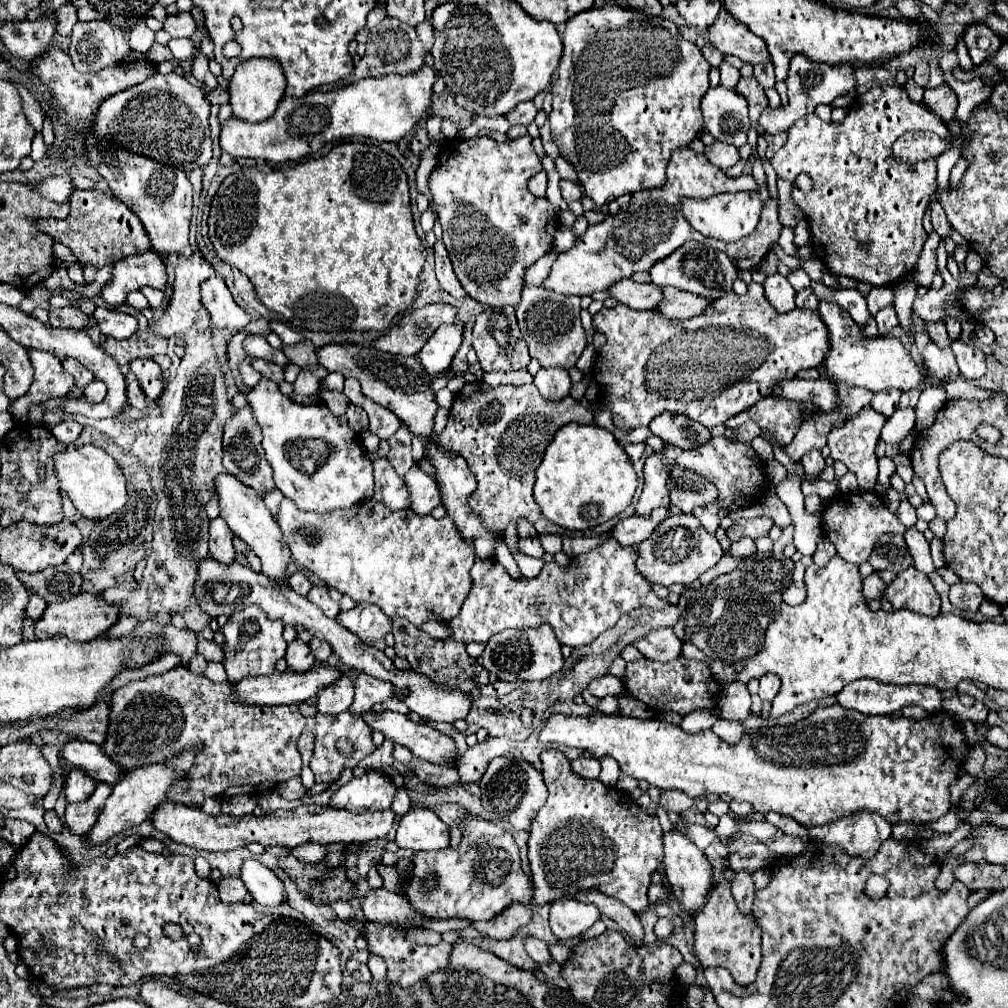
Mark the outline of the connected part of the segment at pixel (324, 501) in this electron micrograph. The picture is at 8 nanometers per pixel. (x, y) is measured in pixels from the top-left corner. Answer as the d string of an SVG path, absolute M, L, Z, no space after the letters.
M267 377L247 393L247 403L253 409L255 421L263 433L263 449L269 465L275 471L275 485L277 489L291 501L297 503L301 511L313 513L329 513L335 509L347 509L359 503L365 497L373 495L373 465L365 461L361 439L357 433L351 431L345 417L337 419L327 405L301 405L295 403L291 397L283 395L279 385Z

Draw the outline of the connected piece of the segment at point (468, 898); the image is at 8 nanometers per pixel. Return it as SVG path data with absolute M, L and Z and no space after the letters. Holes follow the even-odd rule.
M475 815L465 819L461 831L463 839L459 849L447 847L441 851L415 853L413 879L409 879L403 889L415 911L435 919L456 916L470 921L489 921L515 901L527 905L533 897L533 891L527 875L521 869L519 847L511 833L505 827L493 825ZM427 877L435 877L431 891L423 891L423 881Z

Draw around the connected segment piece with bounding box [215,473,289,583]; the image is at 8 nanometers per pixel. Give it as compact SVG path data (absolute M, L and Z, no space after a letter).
M219 473L215 477L215 493L219 497L221 517L227 521L229 529L255 551L255 555L263 563L263 573L277 583L285 583L287 581L285 569L287 569L287 563L289 563L289 549L287 549L287 545L281 537L279 525L273 521L273 515L265 507L263 499L251 487L243 485L241 481L237 481L229 473Z

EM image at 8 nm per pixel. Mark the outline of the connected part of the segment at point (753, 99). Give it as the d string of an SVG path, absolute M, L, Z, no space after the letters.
M751 75L751 77L741 77L737 87L735 87L749 103L749 117L751 117L751 128L748 131L747 143L754 149L757 146L758 134L756 131L759 115L763 113L763 109L769 105L767 97L765 97L765 89L759 85L759 81Z

